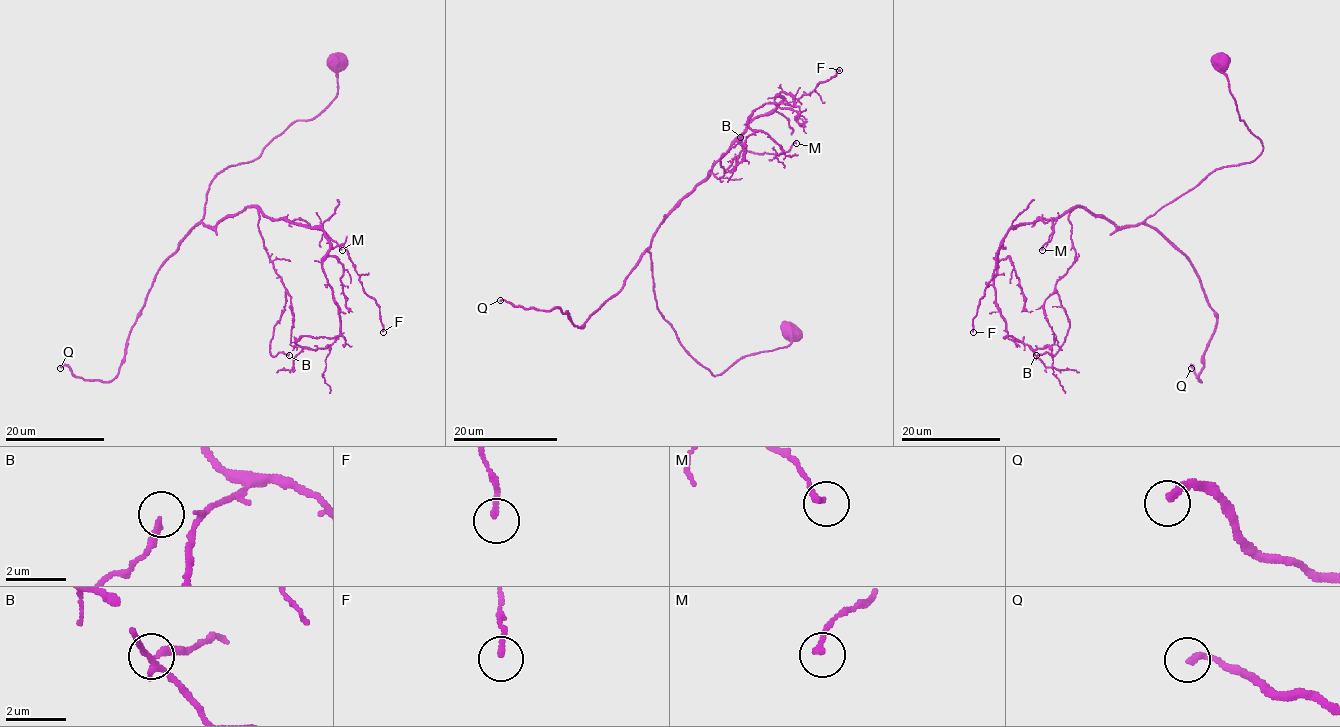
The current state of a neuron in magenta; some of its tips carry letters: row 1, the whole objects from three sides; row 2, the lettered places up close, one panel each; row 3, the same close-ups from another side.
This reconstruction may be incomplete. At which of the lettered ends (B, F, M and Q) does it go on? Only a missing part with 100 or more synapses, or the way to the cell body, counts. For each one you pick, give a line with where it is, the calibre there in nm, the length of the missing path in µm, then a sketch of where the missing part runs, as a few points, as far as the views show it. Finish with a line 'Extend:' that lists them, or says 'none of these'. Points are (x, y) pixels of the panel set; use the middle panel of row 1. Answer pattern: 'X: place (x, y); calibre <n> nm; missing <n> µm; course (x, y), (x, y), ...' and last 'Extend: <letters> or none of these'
Q: place (500, 300); calibre 240 nm; missing 160 µm
Extend: Q

